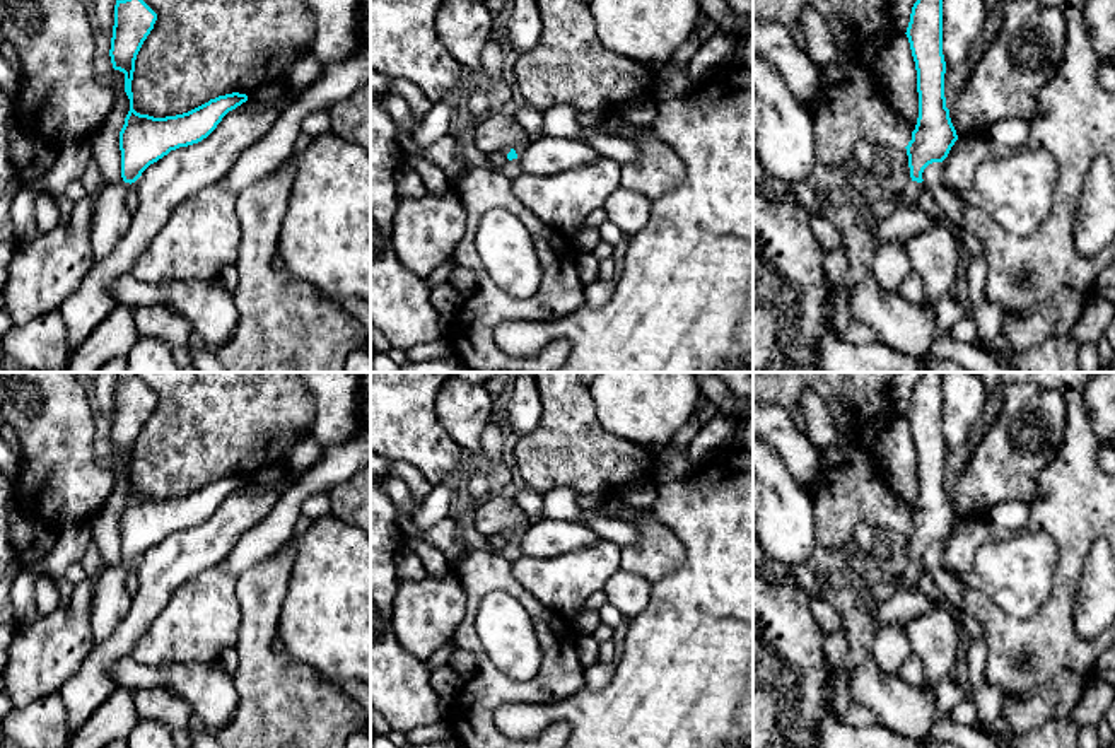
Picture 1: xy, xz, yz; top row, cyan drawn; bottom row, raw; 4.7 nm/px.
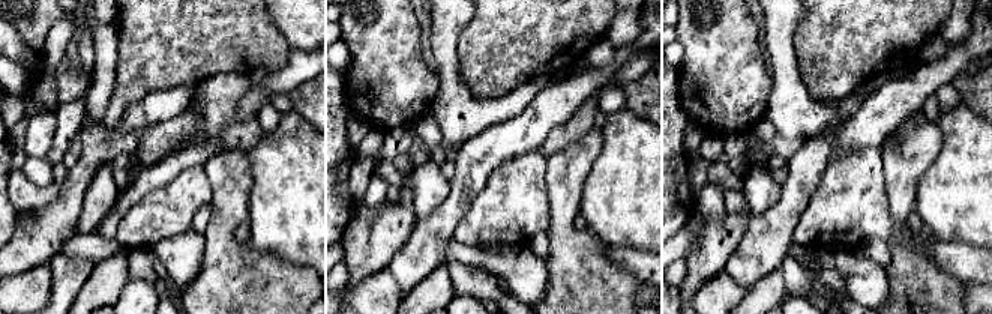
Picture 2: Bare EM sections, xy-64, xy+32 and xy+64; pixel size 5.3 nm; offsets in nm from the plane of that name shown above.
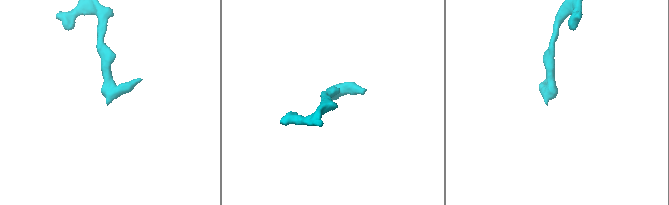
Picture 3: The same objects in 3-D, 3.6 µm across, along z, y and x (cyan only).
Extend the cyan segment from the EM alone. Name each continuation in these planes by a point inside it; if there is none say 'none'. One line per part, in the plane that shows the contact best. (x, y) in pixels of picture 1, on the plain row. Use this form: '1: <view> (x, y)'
1: xy (110, 598)

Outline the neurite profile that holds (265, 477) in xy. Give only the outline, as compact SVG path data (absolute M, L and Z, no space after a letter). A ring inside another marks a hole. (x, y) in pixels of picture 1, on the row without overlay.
M283 465L268 466L248 478L248 485L260 485L260 487L270 487L271 483L277 483L285 473Z

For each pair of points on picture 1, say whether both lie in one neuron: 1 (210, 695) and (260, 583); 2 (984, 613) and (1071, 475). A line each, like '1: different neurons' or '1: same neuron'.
1: different neurons
2: same neuron

